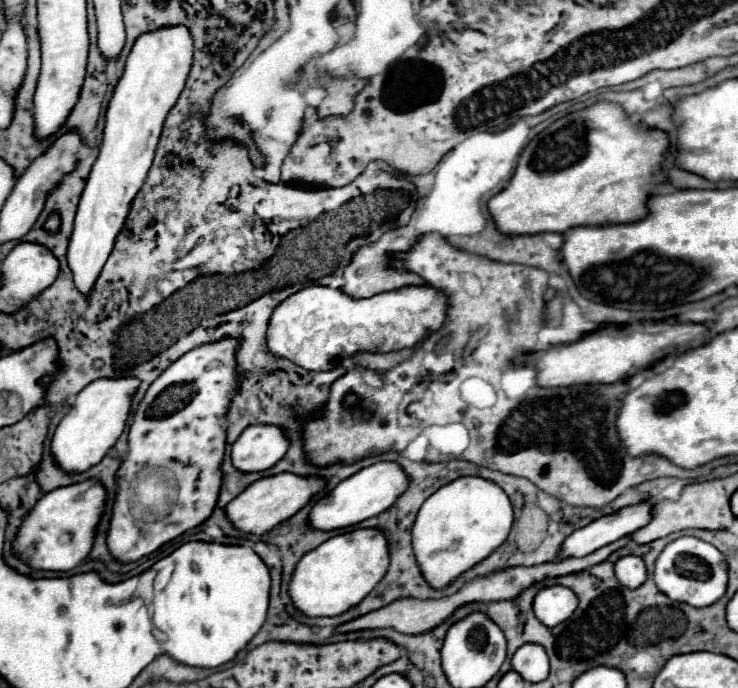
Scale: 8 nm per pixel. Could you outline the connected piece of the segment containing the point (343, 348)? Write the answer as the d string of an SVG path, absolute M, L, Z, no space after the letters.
M311 285L287 297L271 315L267 331L267 347L273 355L285 357L309 371L331 371L341 367L341 359L353 357L357 353L389 353L399 349L411 349L421 343L429 333L443 329L447 319L449 295L431 285L405 285L401 289L383 291L367 299L355 299L339 287Z

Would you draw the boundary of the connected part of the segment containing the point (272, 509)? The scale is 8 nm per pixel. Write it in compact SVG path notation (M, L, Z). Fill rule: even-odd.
M279 473L279 475L263 477L263 479L255 481L253 485L249 485L237 499L233 499L233 503L229 503L227 515L237 529L261 535L265 531L273 529L275 525L279 525L281 521L293 517L317 493L321 493L325 489L325 485L327 485L327 481L323 477L317 477L317 475L301 477L295 473Z

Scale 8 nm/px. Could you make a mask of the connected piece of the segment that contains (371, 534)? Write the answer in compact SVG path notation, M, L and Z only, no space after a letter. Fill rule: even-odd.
M355 529L343 535L335 535L327 539L323 545L319 545L317 549L305 553L295 567L293 579L289 583L289 595L295 607L305 615L333 617L357 605L361 599L365 599L365 595L369 595L369 591L373 591L373 587L383 579L387 569L389 569L389 543L385 533L381 529Z

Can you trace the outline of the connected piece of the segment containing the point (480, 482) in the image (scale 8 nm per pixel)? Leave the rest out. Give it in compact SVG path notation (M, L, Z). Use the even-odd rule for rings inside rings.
M459 477L439 487L421 505L413 525L413 551L431 587L443 589L457 575L489 557L509 535L513 505L507 493L483 477Z

